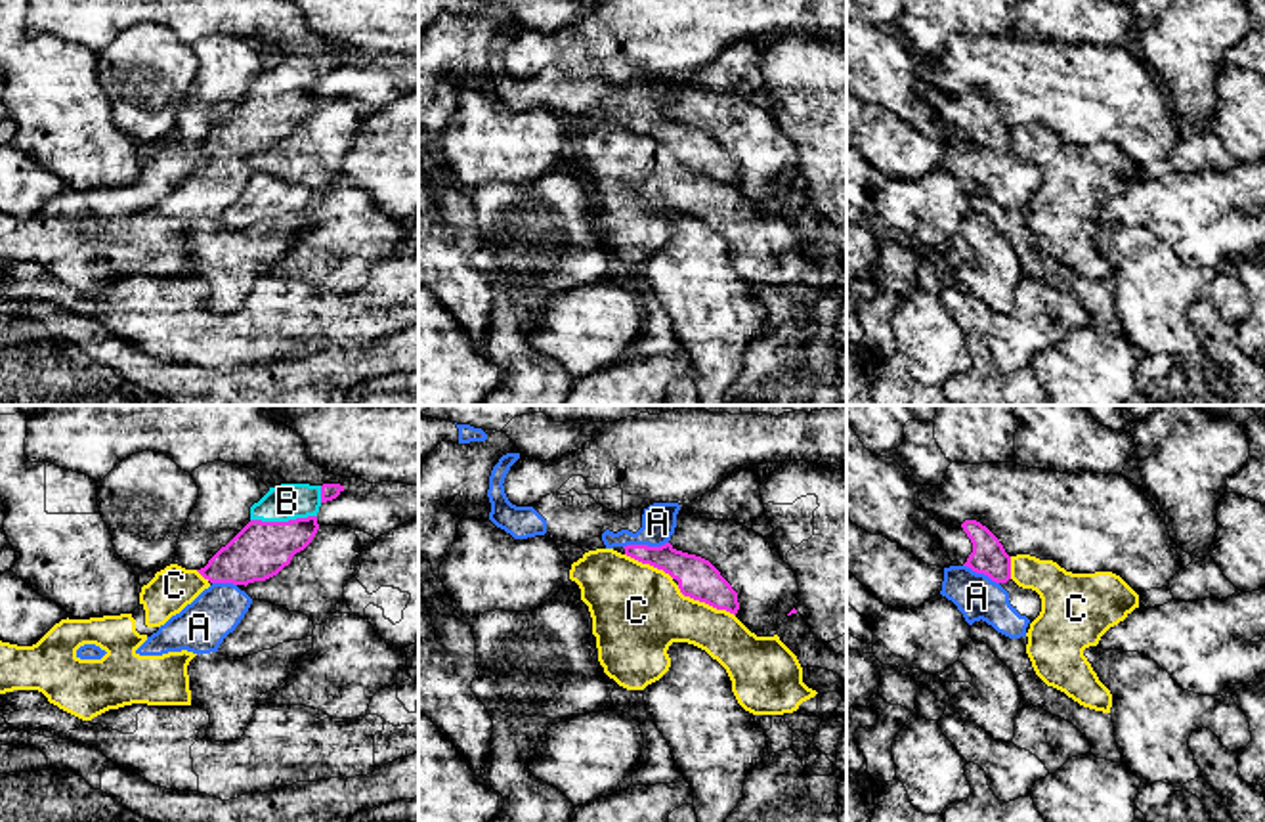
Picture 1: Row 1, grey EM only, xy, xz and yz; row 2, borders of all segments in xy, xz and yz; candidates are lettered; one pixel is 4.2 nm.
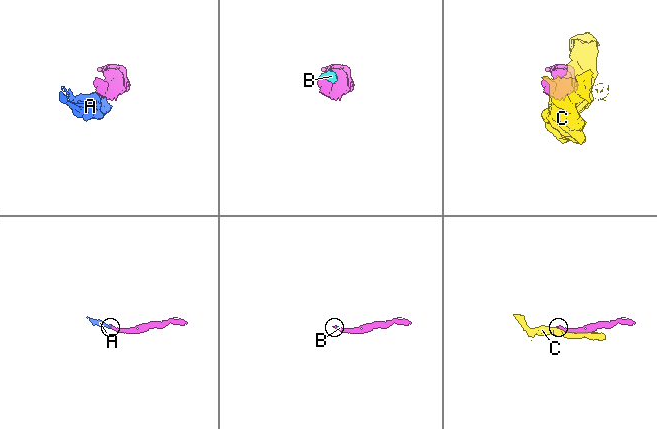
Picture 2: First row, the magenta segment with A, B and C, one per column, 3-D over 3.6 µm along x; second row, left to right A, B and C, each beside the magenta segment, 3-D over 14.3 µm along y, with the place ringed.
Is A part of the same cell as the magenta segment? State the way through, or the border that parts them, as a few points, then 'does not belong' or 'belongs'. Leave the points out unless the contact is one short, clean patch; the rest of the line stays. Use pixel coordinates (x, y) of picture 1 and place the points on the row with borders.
runs through xz (694, 574), (644, 545), (654, 536), (658, 522); belongs

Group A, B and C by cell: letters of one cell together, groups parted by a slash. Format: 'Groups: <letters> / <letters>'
Groups: A B / C

